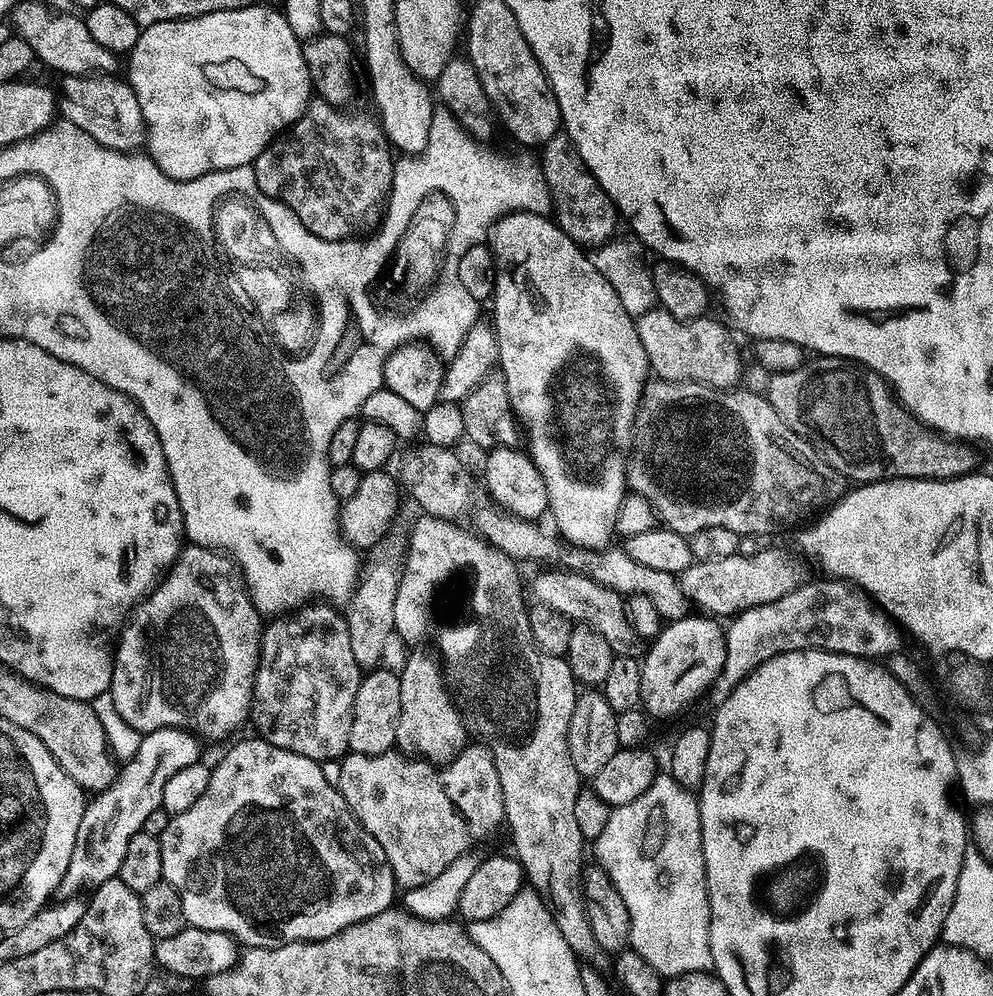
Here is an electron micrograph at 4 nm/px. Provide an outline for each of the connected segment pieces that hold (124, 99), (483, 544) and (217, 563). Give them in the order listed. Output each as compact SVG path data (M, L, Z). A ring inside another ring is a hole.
M116 74L61 75L59 77L60 92L58 88L58 112L63 119L78 126L78 130L86 130L86 134L90 134L90 138L94 138L102 146L114 148L119 152L131 152L145 143L146 129L134 90L128 84L127 79L120 77L119 80L118 77L119 75Z
M427 514L419 517L421 520L417 522L412 528L412 533L408 536L408 553L404 556L404 568L399 569L400 581L398 582L398 592L394 598L394 632L397 637L401 636L408 644L416 644L412 646L424 646L424 643L429 640L430 643L436 644L436 648L440 651L440 658L438 656L439 663L442 665L442 675L446 681L447 687L454 693L455 699L458 701L459 707L462 709L463 715L466 717L466 724L469 729L472 728L477 732L479 743L483 744L487 748L488 753L494 758L494 766L498 770L498 782L502 782L502 798L504 799L504 820L506 821L506 828L512 831L512 848L511 851L514 853L517 860L520 862L520 867L524 869L524 874L527 883L530 885L531 891L536 892L539 896L544 899L549 910L552 912L554 922L558 926L558 930L562 934L562 938L566 938L566 946L570 946L573 957L579 958L585 965L591 965L593 968L604 970L608 964L610 964L609 953L602 950L602 946L598 946L597 940L594 938L594 930L590 930L590 918L586 914L584 909L584 869L586 867L586 861L584 861L584 844L586 844L586 837L582 834L582 830L578 830L578 821L574 818L574 802L578 798L582 787L582 778L578 774L578 770L574 770L574 762L570 762L570 746L568 745L568 727L570 726L570 714L574 714L574 706L576 705L576 697L578 695L578 682L572 677L572 671L568 665L567 659L563 656L551 656L543 652L540 647L534 642L534 638L530 634L530 622L528 621L528 610L529 605L524 604L524 596L520 593L520 572L518 569L517 561L511 560L502 550L495 547L495 545L488 543L487 540L475 531L467 532L462 525L456 524L460 522L453 522L452 520L440 520L437 516L430 516Z
M189 543L187 546L181 547L179 556L172 563L166 575L136 605L130 619L119 633L118 643L114 648L112 687L110 689L118 714L122 714L122 718L126 718L126 722L130 722L130 726L134 726L134 730L138 730L141 734L147 734L159 728L182 728L205 741L207 741L206 739L220 740L223 736L230 735L243 720L249 719L252 710L252 691L256 681L256 667L260 661L261 635L262 613L253 606L252 599L248 597L247 588L244 587L234 571L233 561L225 558L219 551L202 548L199 544Z

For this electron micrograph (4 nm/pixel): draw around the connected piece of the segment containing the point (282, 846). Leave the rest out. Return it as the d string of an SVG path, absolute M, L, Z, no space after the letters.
M259 738L238 741L217 764L211 765L210 782L206 790L202 790L198 802L194 802L190 810L175 813L169 819L166 830L162 830L160 835L162 880L176 888L181 895L182 910L191 927L224 932L248 948L277 948L299 940L325 940L341 932L346 926L357 924L393 907L395 900L392 899L395 898L396 892L398 896L398 885L390 870L386 850L382 850L374 837L356 821L356 815L342 798L339 787L333 781L331 784L327 774L320 768L323 768L321 761L302 758L302 754L282 750Z

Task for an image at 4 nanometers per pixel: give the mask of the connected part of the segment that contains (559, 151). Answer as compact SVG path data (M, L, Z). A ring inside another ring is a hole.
M563 130L557 132L554 138L542 145L539 152L538 163L552 195L554 219L560 229L581 246L599 246L605 243L615 233L612 231L616 228L616 220L618 221L616 207L606 190L598 186L598 178L590 174L586 162L582 162L582 154L578 154L568 133Z

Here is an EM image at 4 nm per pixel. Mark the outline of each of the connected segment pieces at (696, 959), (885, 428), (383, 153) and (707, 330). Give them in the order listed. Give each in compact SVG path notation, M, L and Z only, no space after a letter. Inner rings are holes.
M658 774L654 782L646 790L646 794L638 794L634 802L613 807L608 814L608 821L599 834L594 837L596 844L596 856L599 867L606 870L606 874L612 879L612 885L622 894L622 902L626 902L630 922L632 923L631 947L635 948L654 970L658 970L661 976L671 978L681 976L687 972L707 972L712 968L712 955L708 939L710 938L710 902L708 901L708 883L704 877L704 855L702 854L702 830L700 829L700 801L689 789L684 788L671 774Z
M840 366L844 368L828 368L825 372L816 372L811 376L803 367L793 372L778 372L771 377L772 380L766 389L768 401L774 406L774 410L778 410L778 414L782 418L782 422L786 422L786 426L790 426L790 430L794 430L799 436L805 437L812 441L816 446L816 451L824 457L835 472L839 472L841 477L848 476L852 482L860 484L872 484L875 480L953 480L959 476L970 476L977 471L976 452L971 443L961 442L955 438L941 436L938 432L933 432L931 428L926 427L921 420L916 419L899 400L896 399L895 392L889 388L888 383L877 372L871 372L869 368L863 366Z
M319 98L309 100L308 109L293 122L287 132L277 136L266 150L262 150L262 154L254 165L257 184L261 188L262 193L285 204L298 218L298 222L302 222L302 226L306 226L306 230L310 230L310 234L314 234L323 240L350 240L364 234L360 232L366 231L367 228L369 228L369 230L375 229L386 211L388 196L392 192L394 149L392 145L388 143L384 129L380 127L379 123L377 123L373 117L371 120L368 116L347 116L344 112L347 111L341 110L337 105L328 104L325 100Z
M651 308L645 316L636 320L638 338L646 350L649 369L661 380L680 380L690 383L707 384L712 388L732 390L740 380L740 352L732 341L733 333L723 328L716 320L701 318L698 320L679 320L665 308Z

